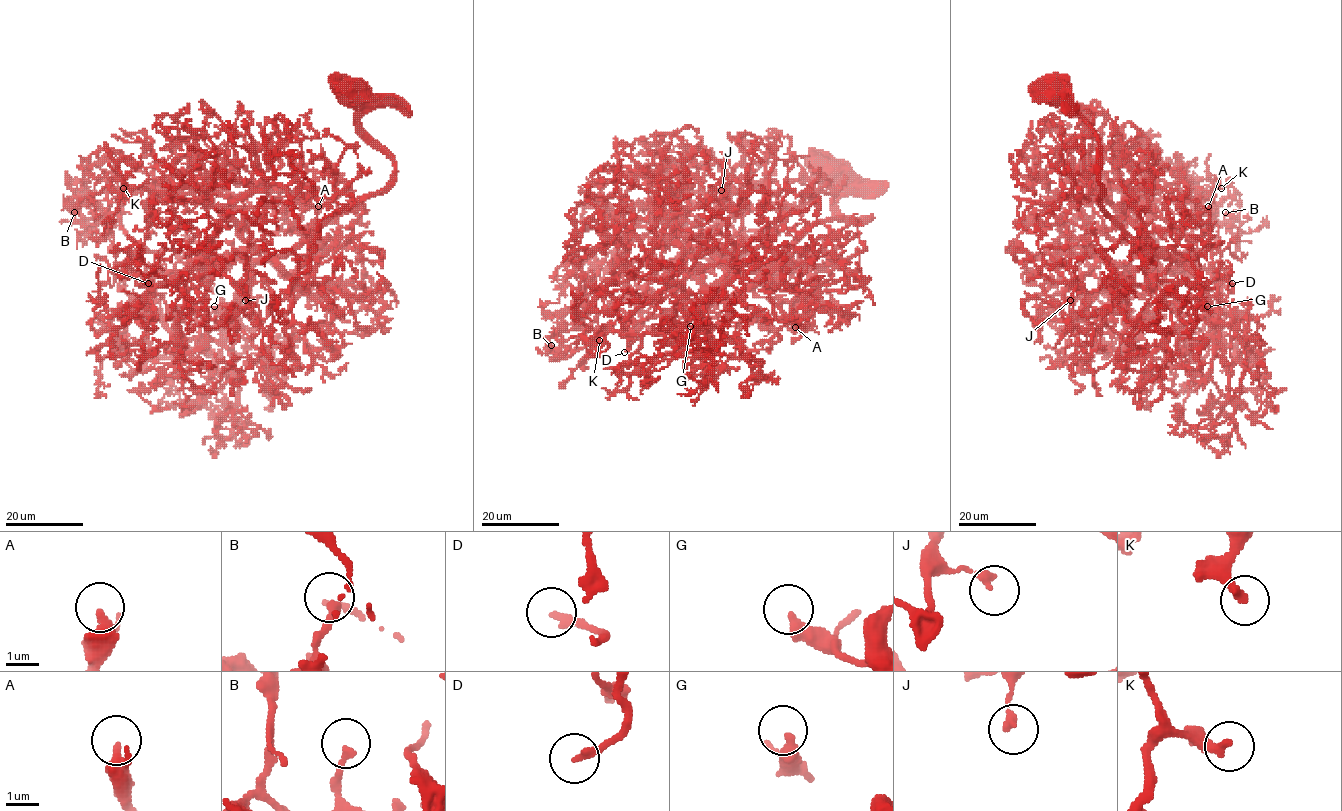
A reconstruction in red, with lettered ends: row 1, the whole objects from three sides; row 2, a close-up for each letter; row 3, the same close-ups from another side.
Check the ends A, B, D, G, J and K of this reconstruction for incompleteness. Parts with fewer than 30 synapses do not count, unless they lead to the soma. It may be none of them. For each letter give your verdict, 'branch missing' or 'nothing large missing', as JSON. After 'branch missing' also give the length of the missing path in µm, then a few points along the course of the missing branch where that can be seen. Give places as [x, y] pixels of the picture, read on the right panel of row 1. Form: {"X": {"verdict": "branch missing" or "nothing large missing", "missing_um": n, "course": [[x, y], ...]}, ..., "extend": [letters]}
{"A": {"verdict": "nothing large missing"}, "B": {"verdict": "nothing large missing"}, "D": {"verdict": "branch missing", "missing_um": 9, "course": [[1232, 283], [1240, 281], [1251, 291]]}, "G": {"verdict": "nothing large missing"}, "J": {"verdict": "nothing large missing"}, "K": {"verdict": "branch missing", "missing_um": 10, "course": [[1221, 188], [1221, 175], [1226, 166]]}, "extend": ["D", "K"]}

